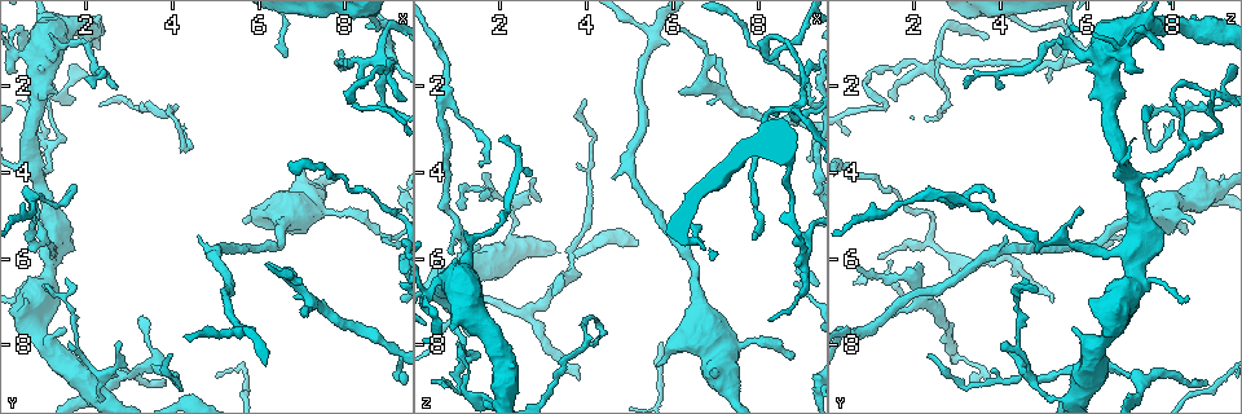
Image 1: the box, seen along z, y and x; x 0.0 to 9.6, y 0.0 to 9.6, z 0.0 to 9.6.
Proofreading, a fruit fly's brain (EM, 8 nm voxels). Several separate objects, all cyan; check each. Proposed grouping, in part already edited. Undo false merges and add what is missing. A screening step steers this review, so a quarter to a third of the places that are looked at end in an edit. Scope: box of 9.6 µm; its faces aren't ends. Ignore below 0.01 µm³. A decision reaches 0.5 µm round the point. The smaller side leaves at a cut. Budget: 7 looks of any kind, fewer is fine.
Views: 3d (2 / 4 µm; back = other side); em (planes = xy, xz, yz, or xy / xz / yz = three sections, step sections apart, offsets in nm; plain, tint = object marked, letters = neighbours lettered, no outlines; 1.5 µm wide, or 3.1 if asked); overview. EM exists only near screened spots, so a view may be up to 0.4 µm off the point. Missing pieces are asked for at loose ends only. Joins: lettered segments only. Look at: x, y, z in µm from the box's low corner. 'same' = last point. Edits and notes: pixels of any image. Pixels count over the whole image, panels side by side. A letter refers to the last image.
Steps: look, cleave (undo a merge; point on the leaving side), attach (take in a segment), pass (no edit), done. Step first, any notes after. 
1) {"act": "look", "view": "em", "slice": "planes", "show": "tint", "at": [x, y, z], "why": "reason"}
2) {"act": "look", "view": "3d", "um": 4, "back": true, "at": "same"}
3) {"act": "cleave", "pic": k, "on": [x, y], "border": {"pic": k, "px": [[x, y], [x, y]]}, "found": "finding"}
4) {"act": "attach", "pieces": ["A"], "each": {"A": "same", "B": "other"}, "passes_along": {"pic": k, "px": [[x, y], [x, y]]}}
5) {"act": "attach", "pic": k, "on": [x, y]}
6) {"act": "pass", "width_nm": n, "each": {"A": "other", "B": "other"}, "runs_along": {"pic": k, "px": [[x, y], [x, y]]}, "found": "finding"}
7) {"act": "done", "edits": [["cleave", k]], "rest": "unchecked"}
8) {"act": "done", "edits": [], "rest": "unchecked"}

{"act": "look", "view": "3d", "um": 4, "at": [3.40, 7.30, 6.85], "why": "thin end"}

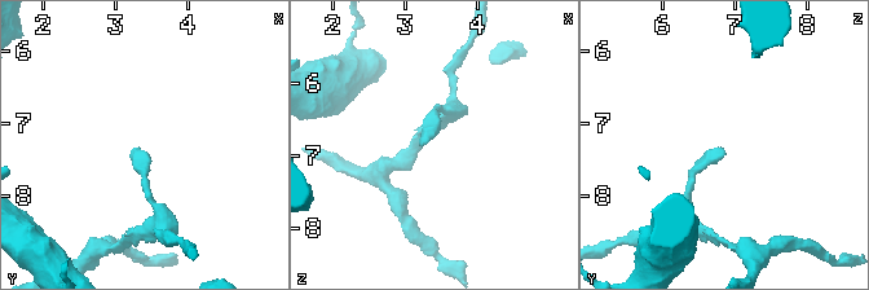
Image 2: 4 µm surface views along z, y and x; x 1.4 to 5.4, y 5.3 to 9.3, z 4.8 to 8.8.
{"act": "look", "view": "em", "slice": "planes", "show": "letters", "at": [3.30, 7.35, 6.80], "why": "shape alone is not enough"}

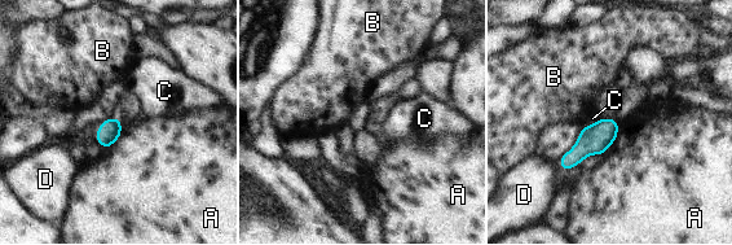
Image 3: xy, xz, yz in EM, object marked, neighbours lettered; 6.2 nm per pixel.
{"act": "pass", "width_nm": 140, "each": {"A": "other", "B": "other", "C": "other", "D": "other"}, "found": "none of them fits"}

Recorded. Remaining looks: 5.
{"act": "look", "view": "em", "slice": "planes", "show": "letters", "at": [2.75, 2.05, 3.95], "why": "thin end"}

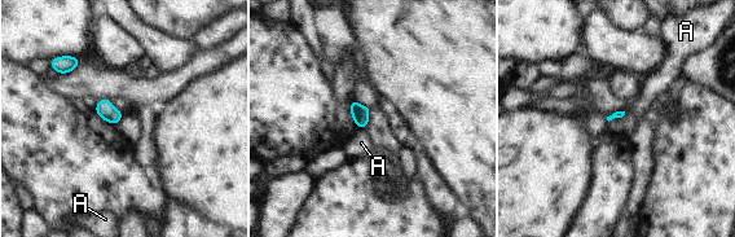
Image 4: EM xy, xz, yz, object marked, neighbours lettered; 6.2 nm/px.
{"act": "pass", "each": {"A": "other"}, "border": {"pic": 4, "px": [[360, 128], [365, 130]]}, "found": "no lettered segment goes on from it"}

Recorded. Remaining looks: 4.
{"act": "look", "view": "3d", "um": 4, "at": [3.90, 8.25, 2.35], "why": "branch stops here"}

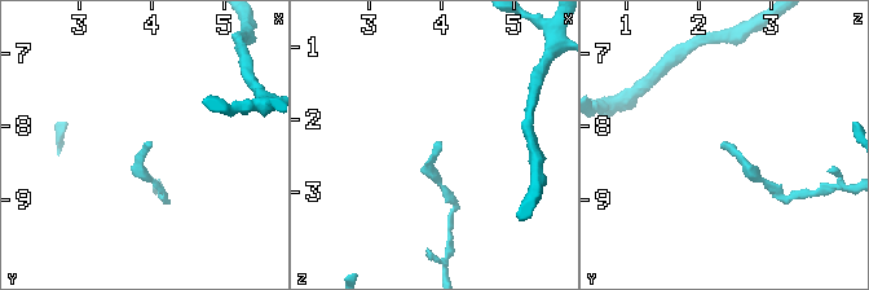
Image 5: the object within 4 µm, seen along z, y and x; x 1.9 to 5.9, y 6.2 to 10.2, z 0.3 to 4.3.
{"act": "look", "view": "em", "slice": "planes", "show": "letters", "at": [3.90, 8.25, 2.30]}

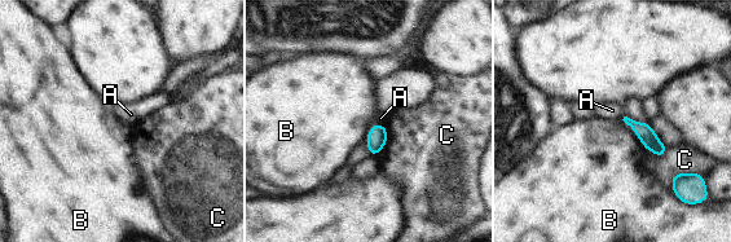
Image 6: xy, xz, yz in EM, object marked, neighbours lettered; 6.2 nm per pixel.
{"act": "pass", "each": {"A": "other", "B": "other", "C": "other"}, "border": {"pic": 6, "px": [[621, 119], [637, 135], [647, 150]]}, "found": "none of them fits"}

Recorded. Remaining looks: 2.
{"act": "done", "edits": [], "rest": "unchecked"}

